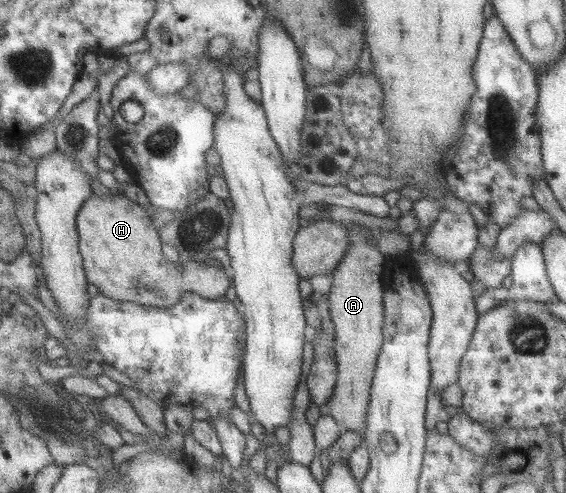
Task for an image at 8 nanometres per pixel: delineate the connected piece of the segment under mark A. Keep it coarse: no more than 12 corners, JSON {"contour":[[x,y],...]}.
{"contour":[[352,249],[330,313],[340,381],[321,407],[366,435],[385,346],[387,257]]}

